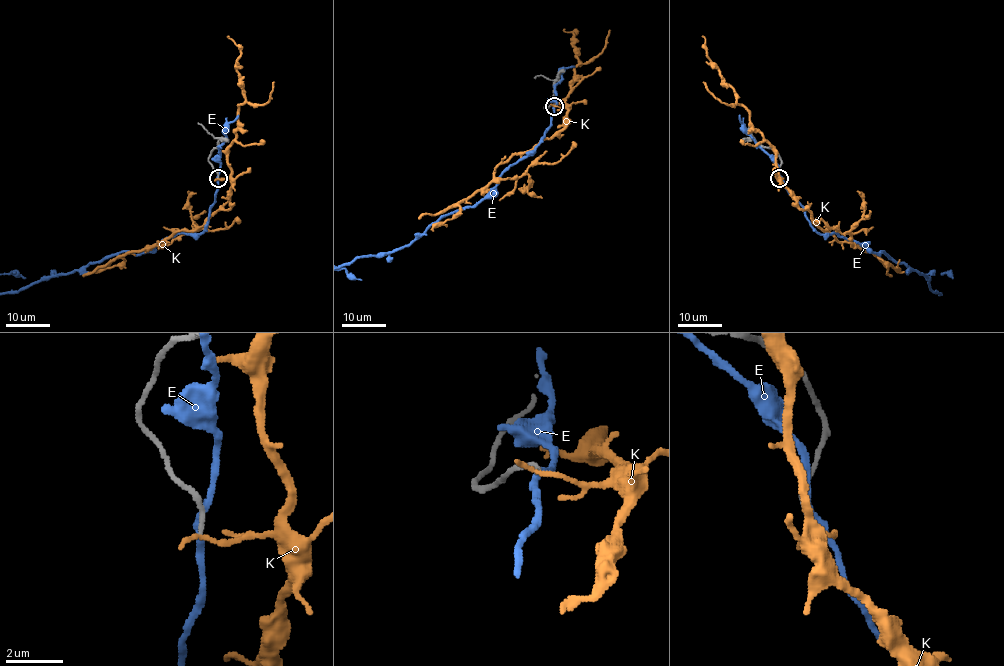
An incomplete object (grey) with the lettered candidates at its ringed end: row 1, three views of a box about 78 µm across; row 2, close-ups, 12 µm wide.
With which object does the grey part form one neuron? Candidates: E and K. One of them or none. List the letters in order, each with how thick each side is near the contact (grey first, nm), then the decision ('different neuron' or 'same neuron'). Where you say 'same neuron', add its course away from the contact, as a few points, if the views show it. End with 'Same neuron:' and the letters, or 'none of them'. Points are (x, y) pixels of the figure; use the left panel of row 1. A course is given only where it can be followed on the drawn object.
E: 220/220 nm | different neuron
K: 150/190 nm | different neuron
Same neuron: none of them

